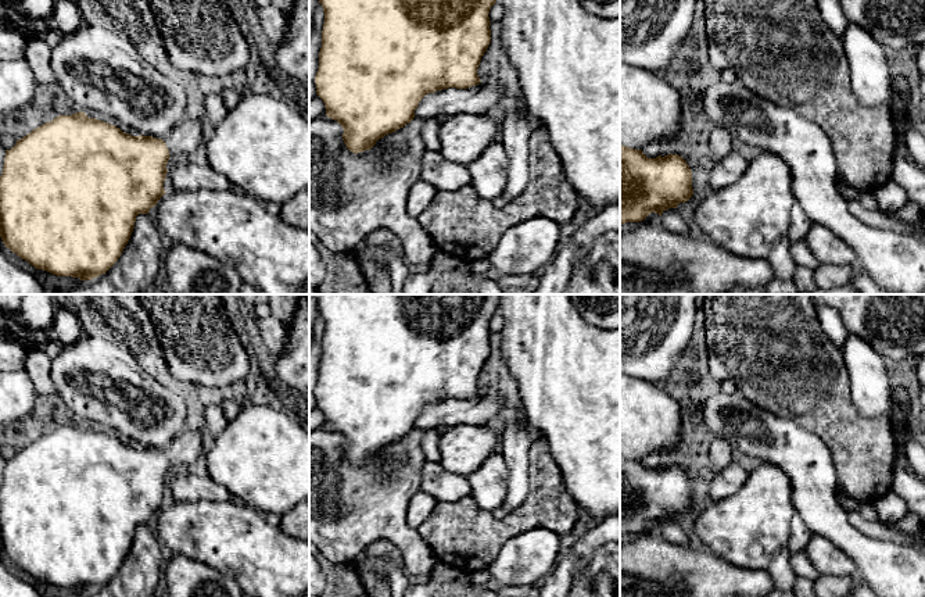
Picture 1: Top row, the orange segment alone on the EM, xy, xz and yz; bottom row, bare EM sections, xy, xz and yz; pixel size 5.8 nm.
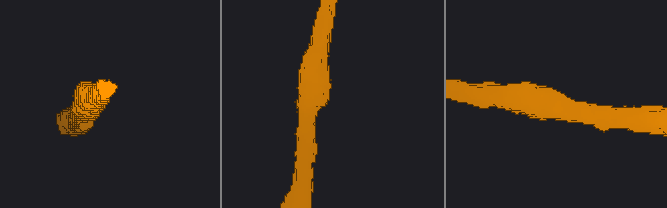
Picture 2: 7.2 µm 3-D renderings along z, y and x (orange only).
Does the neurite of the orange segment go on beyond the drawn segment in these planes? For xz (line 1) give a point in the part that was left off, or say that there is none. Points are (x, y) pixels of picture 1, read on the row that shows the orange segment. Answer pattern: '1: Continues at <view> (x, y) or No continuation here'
1: No continuation here

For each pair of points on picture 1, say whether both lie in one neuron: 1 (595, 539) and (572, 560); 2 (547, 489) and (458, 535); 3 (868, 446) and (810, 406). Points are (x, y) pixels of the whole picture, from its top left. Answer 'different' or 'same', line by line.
1: same
2: same
3: same

